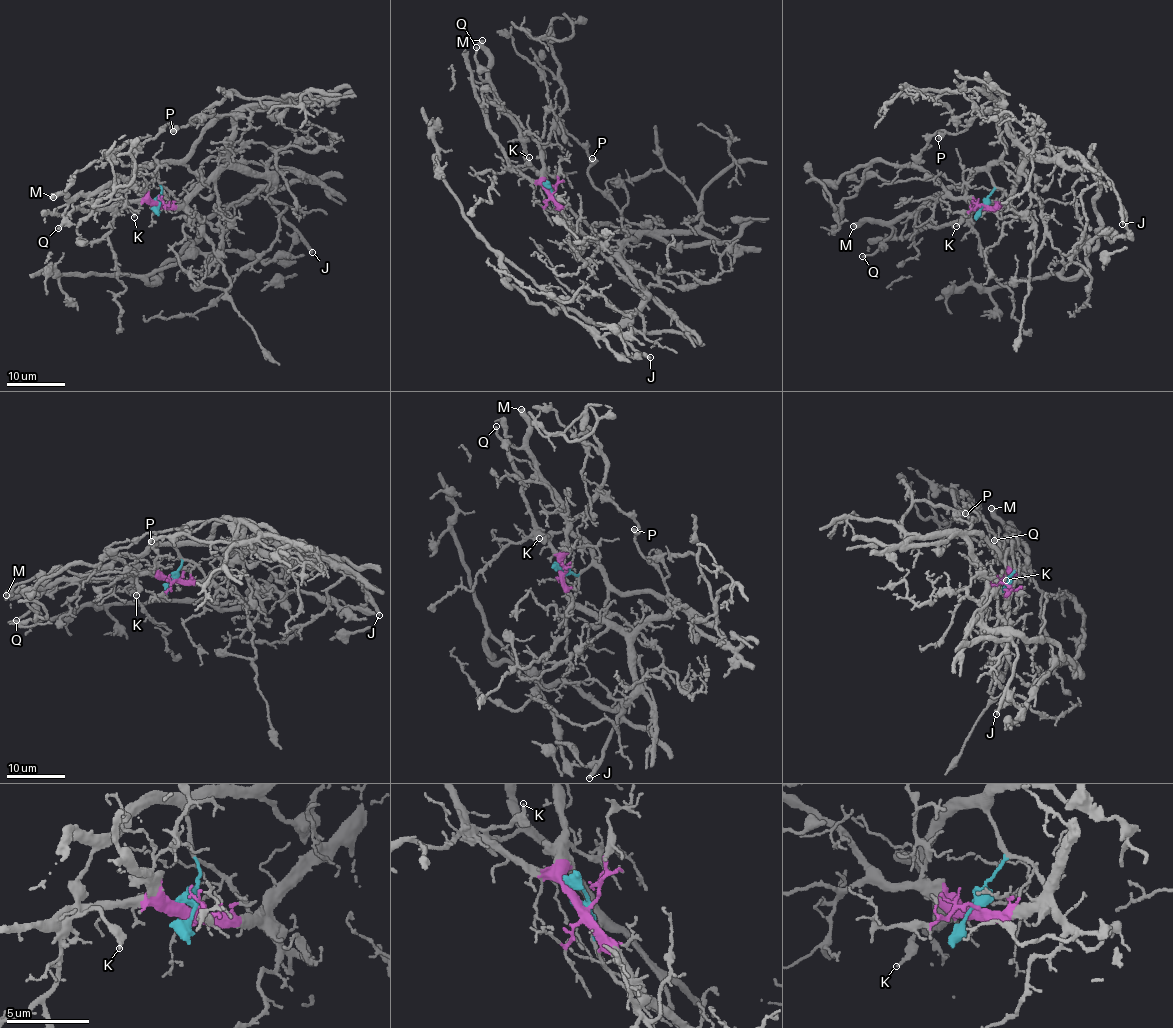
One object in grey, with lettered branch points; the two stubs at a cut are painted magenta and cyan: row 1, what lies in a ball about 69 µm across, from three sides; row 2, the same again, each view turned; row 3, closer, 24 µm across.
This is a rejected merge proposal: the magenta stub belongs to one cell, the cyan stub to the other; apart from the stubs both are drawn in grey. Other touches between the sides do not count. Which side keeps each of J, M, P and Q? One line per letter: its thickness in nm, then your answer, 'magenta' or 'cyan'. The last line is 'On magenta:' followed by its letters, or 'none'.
J: 260 nm | magenta
M: 500 nm | cyan
P: 600 nm | cyan
Q: 140 nm | cyan
On magenta: J

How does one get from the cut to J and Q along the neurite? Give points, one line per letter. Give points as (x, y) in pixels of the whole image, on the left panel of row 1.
J: (160, 203), (178, 206), (226, 167), (263, 175), (273, 186), (268, 189), (270, 204), (312, 253)
Q: (160, 201), (159, 173), (144, 166), (77, 196), (57, 228)

